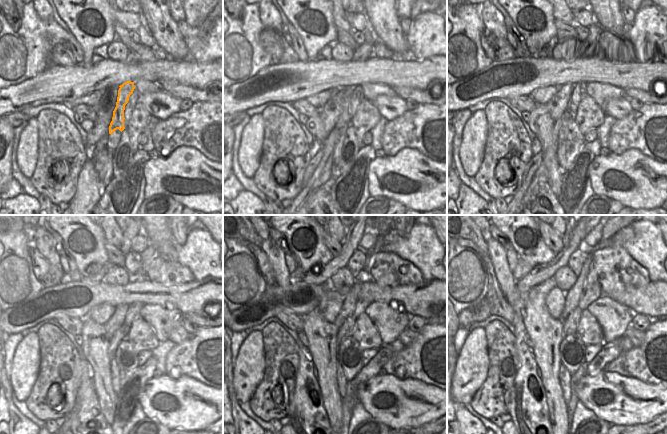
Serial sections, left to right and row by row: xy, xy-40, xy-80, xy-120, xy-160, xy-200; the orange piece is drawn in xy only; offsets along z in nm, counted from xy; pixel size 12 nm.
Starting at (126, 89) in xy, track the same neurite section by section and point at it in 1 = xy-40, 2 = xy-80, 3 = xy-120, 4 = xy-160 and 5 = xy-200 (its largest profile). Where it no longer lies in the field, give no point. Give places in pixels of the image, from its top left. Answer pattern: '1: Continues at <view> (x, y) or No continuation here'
1: Continues at xy-40 (343, 121)
2: Continues at xy-80 (567, 117)
3: Continues at xy-120 (114, 370)
4: Continues at xy-160 (341, 380)
5: Continues at xy-200 (564, 375)

